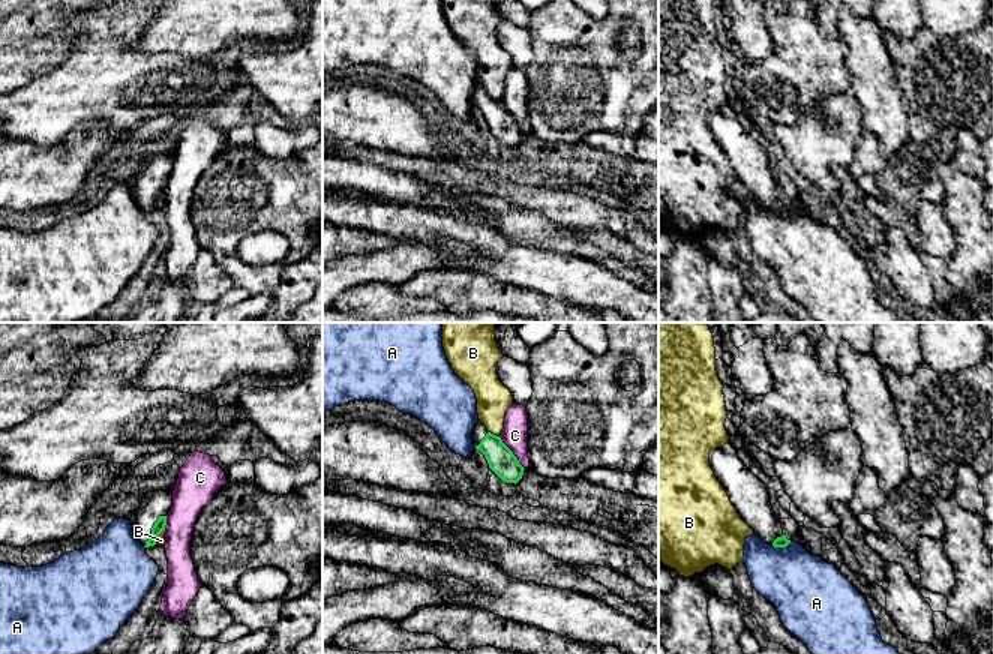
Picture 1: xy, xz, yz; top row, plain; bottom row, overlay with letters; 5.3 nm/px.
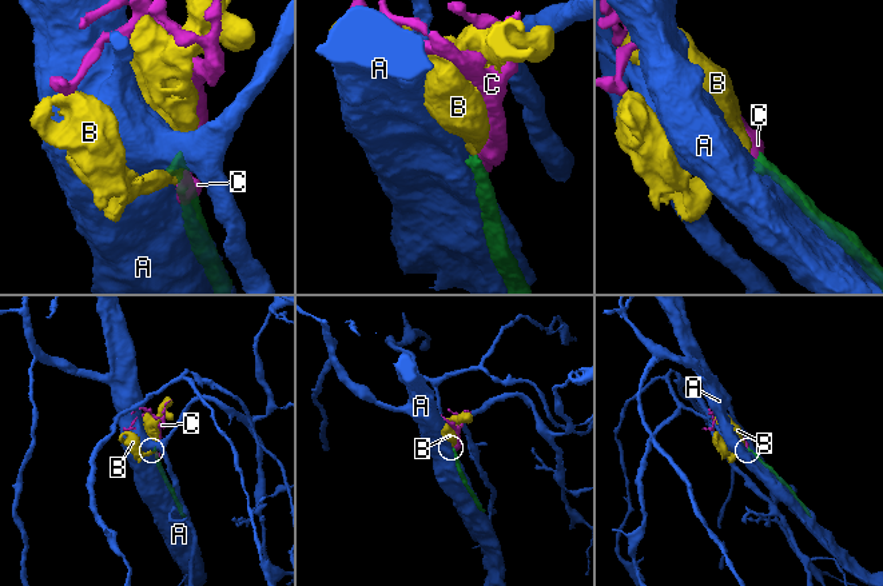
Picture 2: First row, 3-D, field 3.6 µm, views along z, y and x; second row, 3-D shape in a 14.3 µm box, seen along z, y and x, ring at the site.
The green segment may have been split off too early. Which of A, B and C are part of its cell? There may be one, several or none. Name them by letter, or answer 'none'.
none

